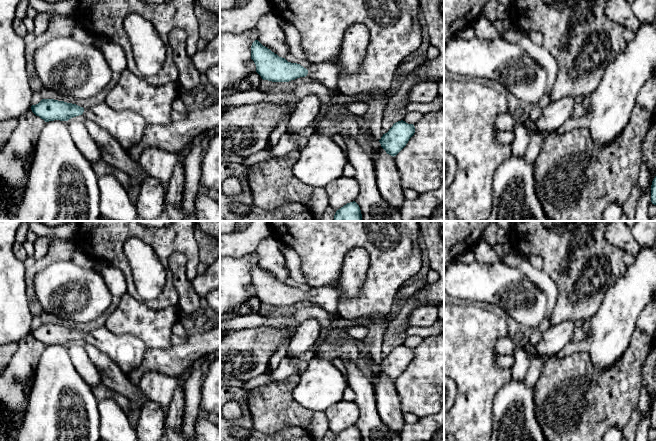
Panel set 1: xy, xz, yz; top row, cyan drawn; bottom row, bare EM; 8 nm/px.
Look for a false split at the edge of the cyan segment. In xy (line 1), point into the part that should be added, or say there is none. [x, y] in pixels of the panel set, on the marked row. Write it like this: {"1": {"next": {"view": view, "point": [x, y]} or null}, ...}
{"1": {"next": {"view": "xy", "point": [127, 127]}}}

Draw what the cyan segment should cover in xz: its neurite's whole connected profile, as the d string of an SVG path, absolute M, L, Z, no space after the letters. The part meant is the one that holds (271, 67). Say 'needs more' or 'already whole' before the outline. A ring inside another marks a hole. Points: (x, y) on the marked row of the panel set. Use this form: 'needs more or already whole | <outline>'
needs more | M361 24L351 25L344 35L340 53L335 60L311 64L306 69L300 64L288 62L255 40L251 46L251 59L256 65L256 72L263 80L289 82L308 76L320 82L329 90L337 91L339 76L342 71L354 74L359 71L369 42L369 31Z

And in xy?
needs more | M42 99L31 106L32 112L45 122L69 119L84 115L113 136L126 151L142 141L147 122L134 111L116 111L104 102L83 108L76 104L54 99Z

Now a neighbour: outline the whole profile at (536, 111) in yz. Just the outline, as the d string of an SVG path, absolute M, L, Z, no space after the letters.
M535 105L531 112L528 114L529 119L531 119L533 122L537 121L539 119L539 117L542 114L542 109L538 106Z

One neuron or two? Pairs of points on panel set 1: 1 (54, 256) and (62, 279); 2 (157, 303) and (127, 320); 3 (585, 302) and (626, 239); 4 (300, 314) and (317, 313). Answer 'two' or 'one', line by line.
1: two
2: two
3: two
4: one

